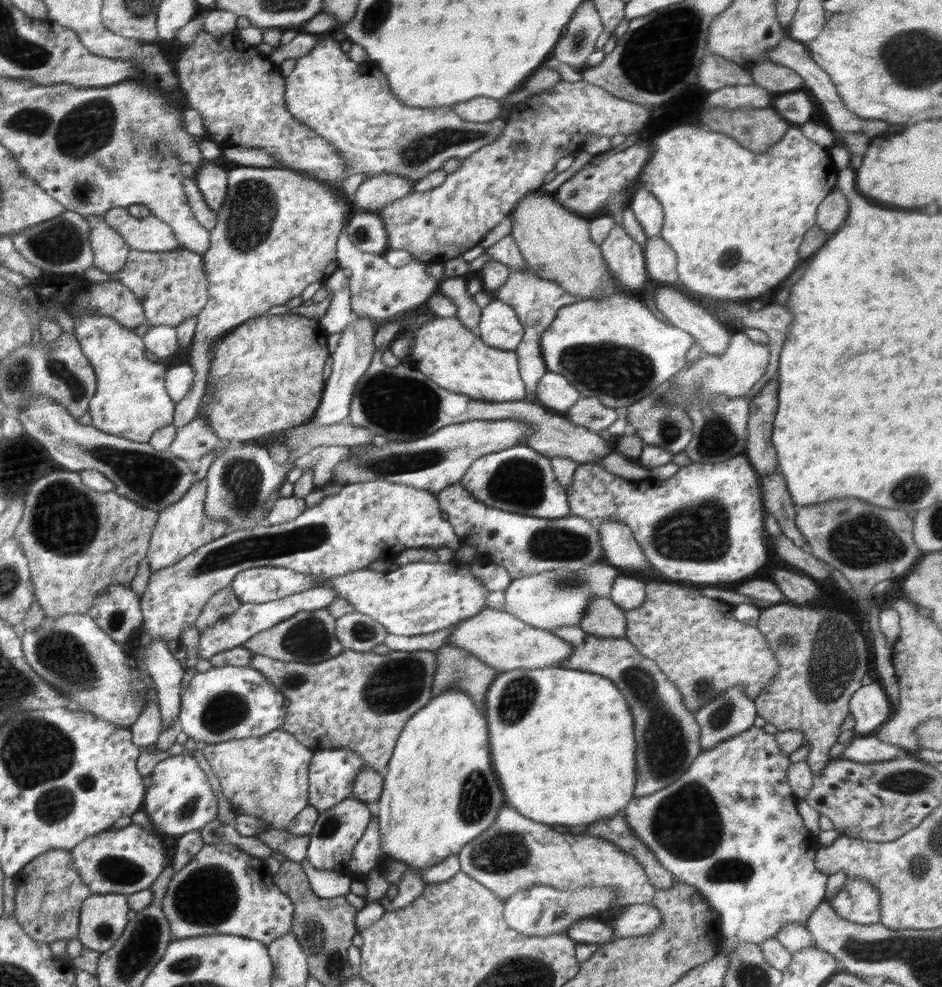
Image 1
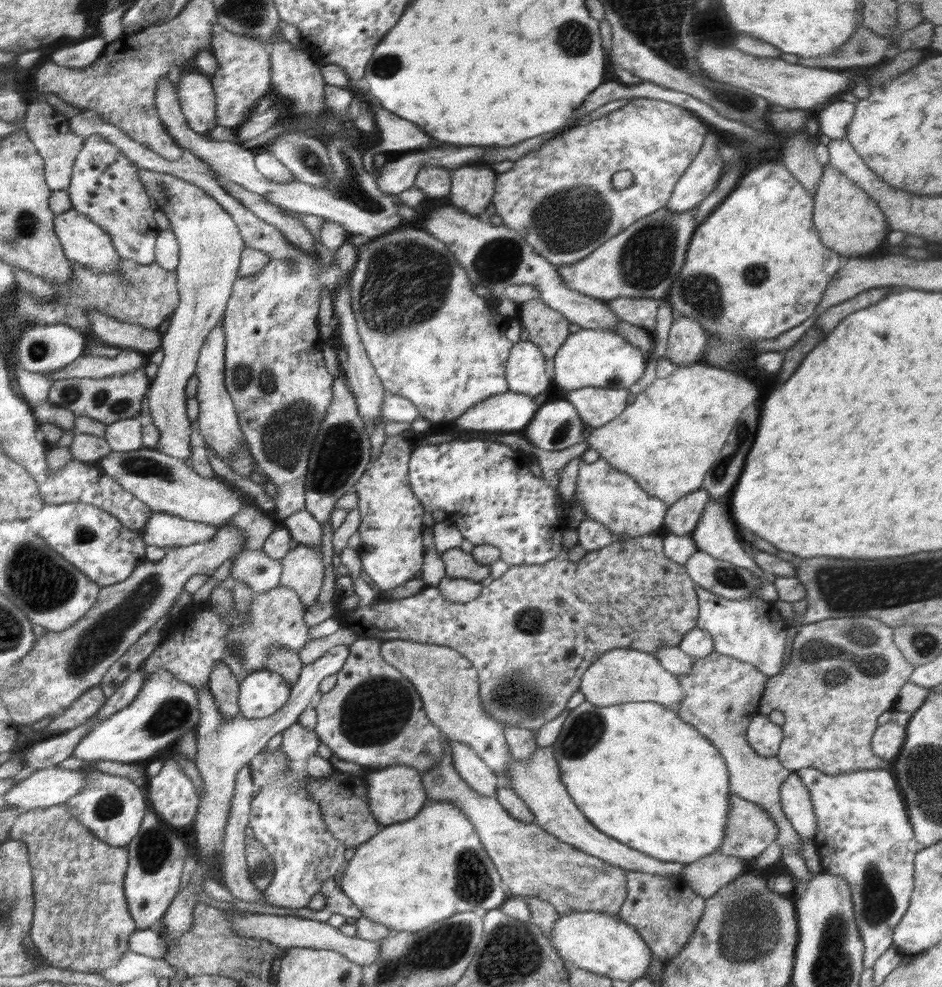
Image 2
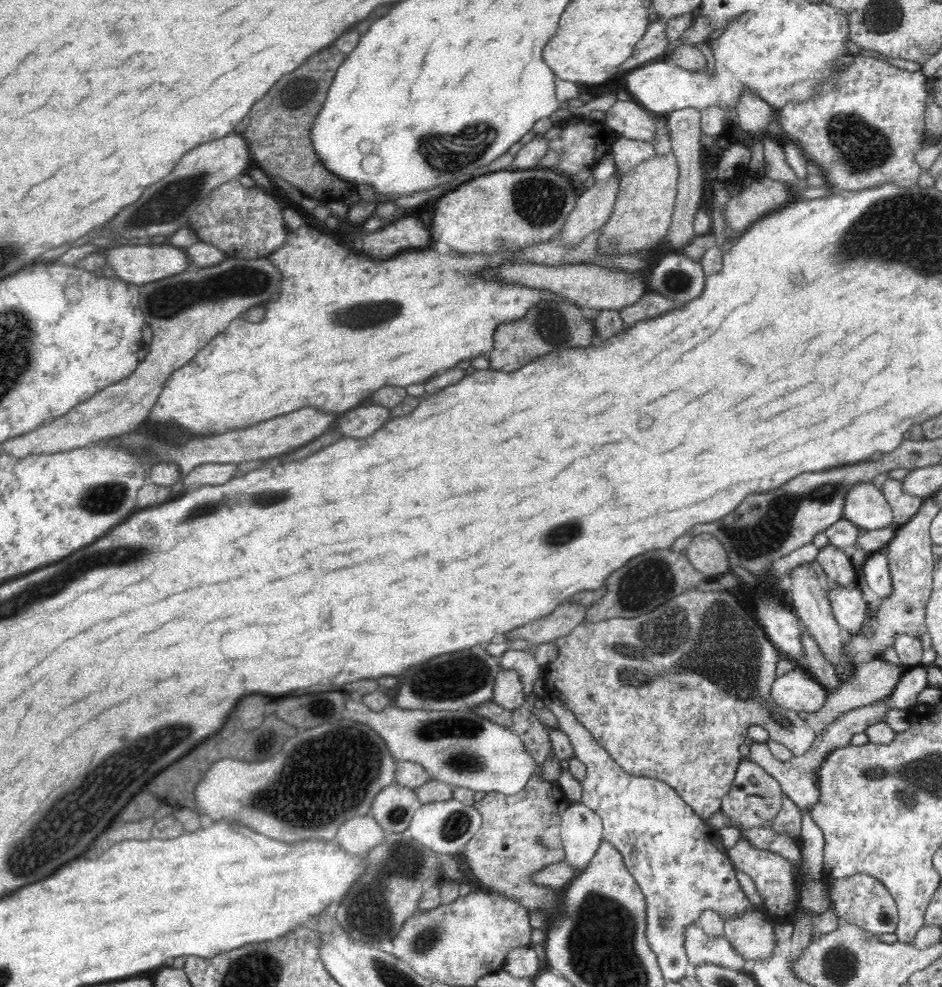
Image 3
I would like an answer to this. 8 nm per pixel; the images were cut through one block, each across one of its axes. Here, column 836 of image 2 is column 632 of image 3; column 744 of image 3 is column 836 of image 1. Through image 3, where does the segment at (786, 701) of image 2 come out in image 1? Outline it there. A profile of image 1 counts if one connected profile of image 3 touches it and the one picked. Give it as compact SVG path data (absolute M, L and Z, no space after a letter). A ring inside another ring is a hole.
M818 600L813 604L802 605L790 602L772 604L771 607L762 609L757 628L764 635L765 641L768 641L768 646L780 665L773 680L755 700L758 716L776 726L779 731L800 732L804 745L809 746L806 764L810 766L814 776L819 775L830 761L834 761L828 759L828 751L836 744L836 738L841 732L840 726L848 718L851 696L862 686L860 681L868 672L868 641L850 615L824 607Z

